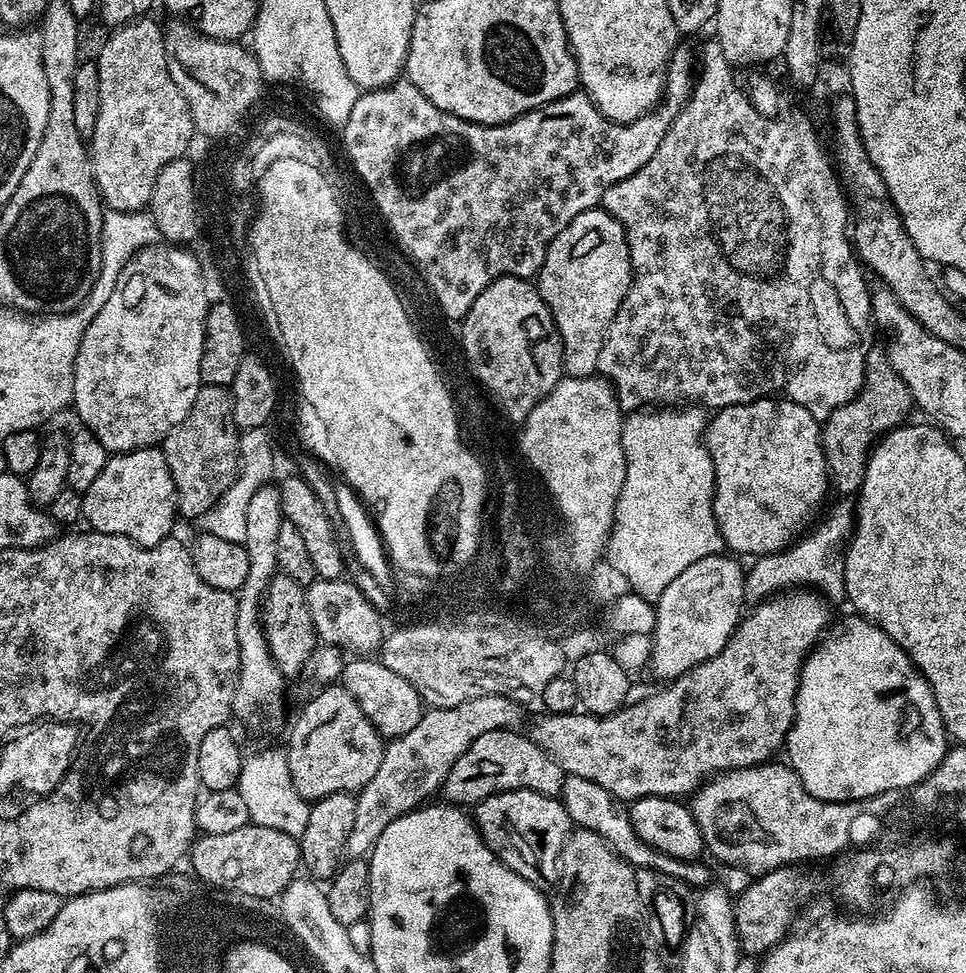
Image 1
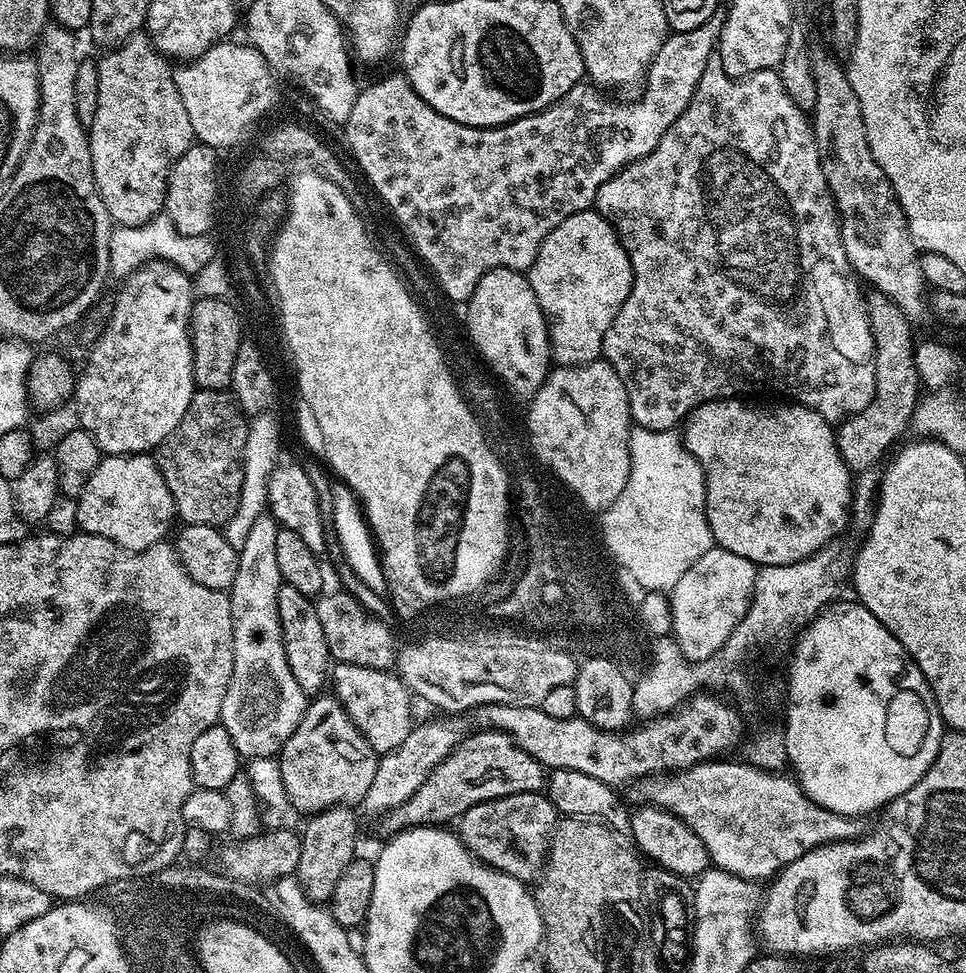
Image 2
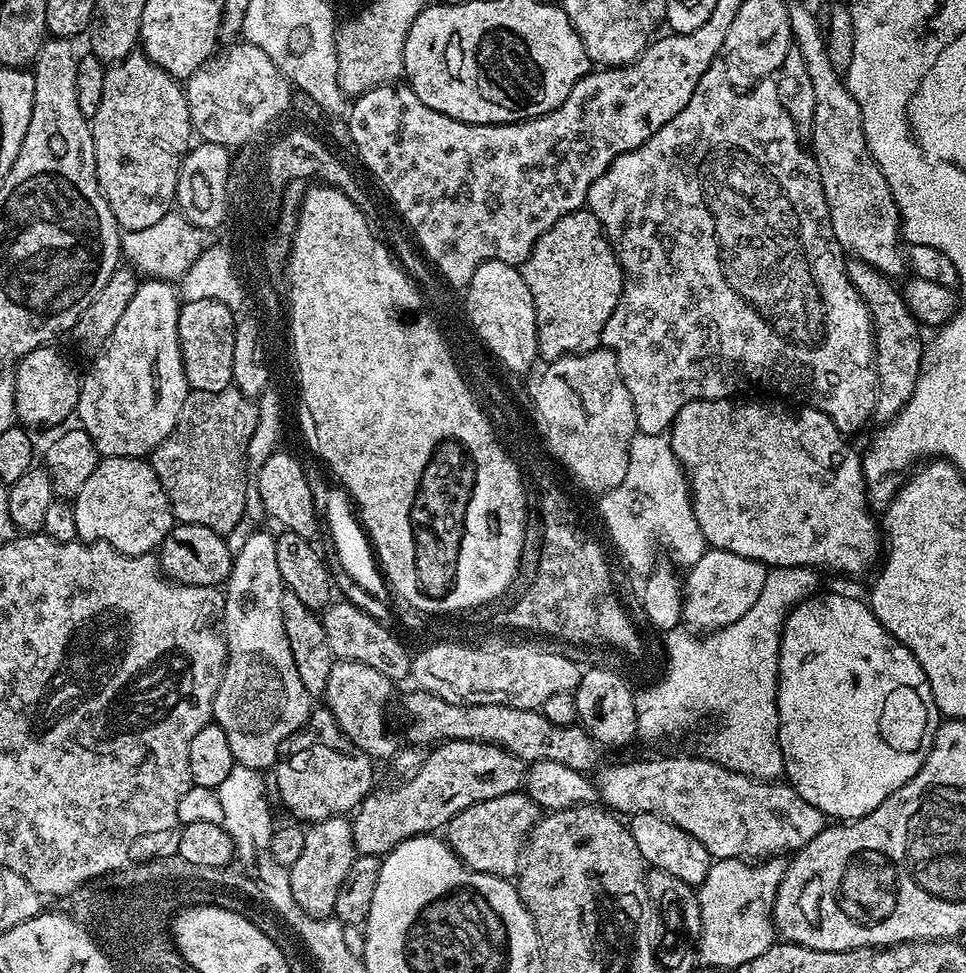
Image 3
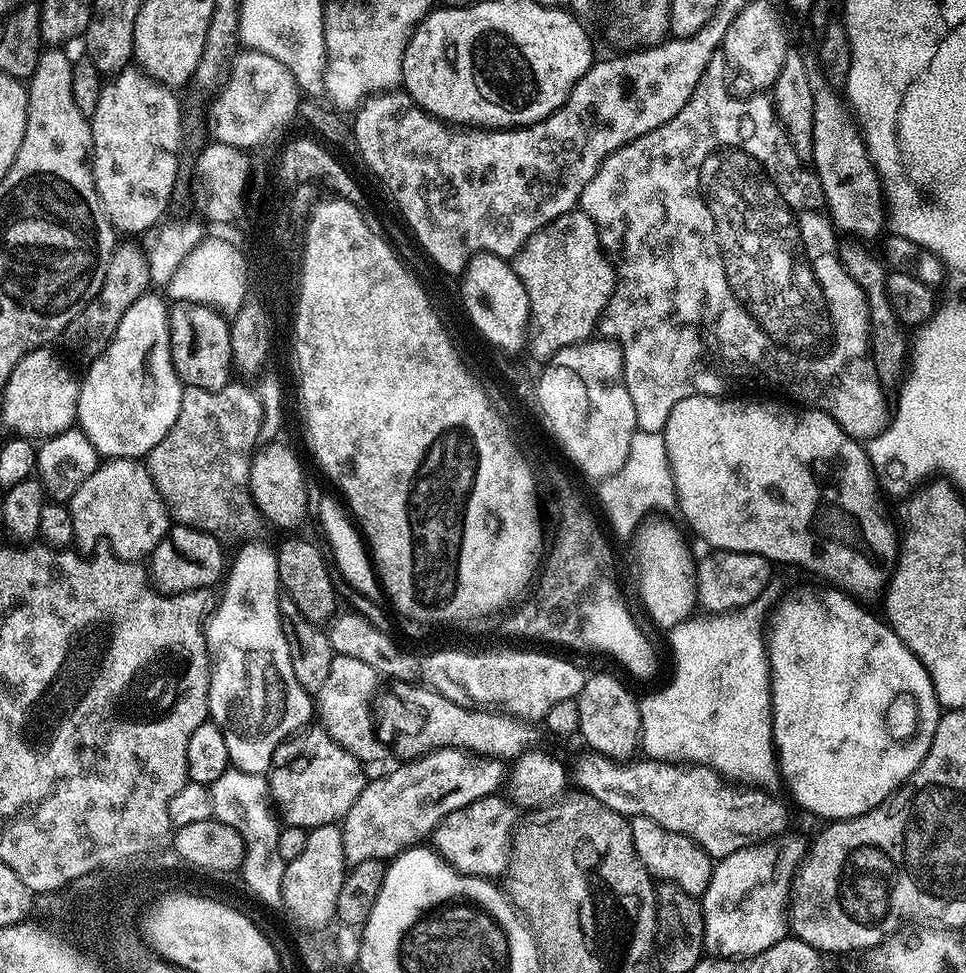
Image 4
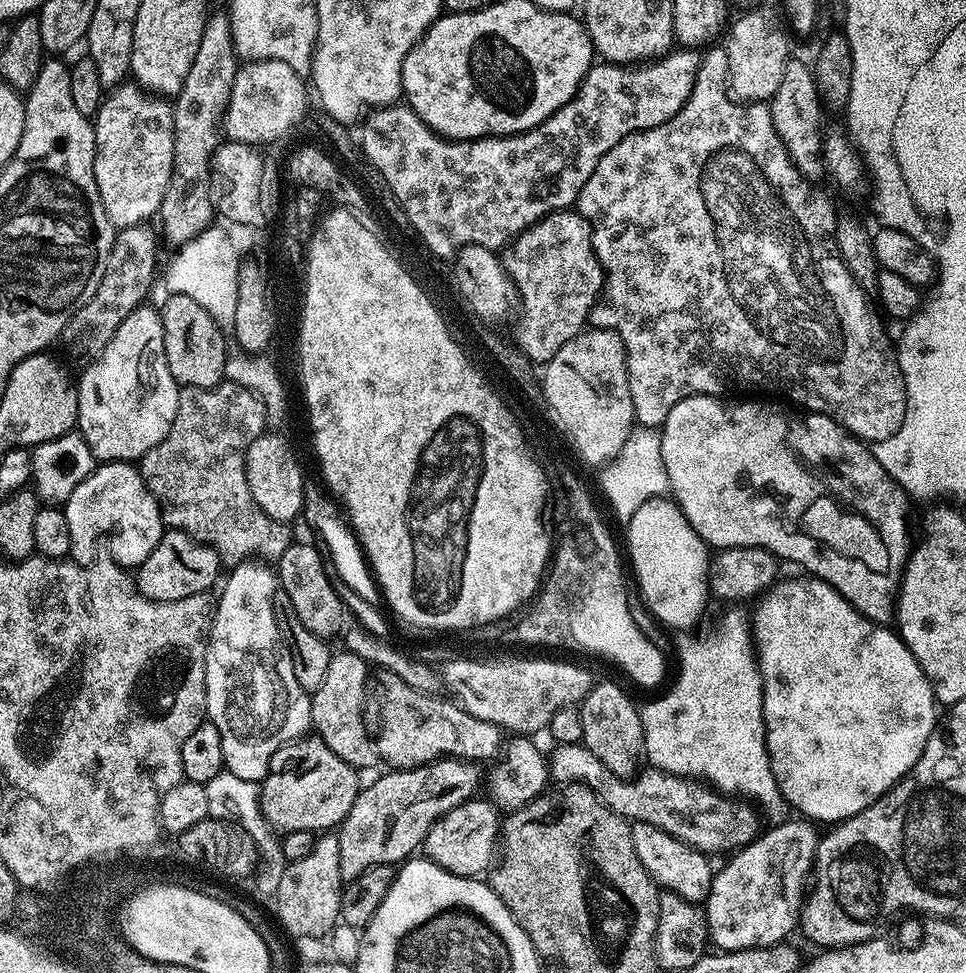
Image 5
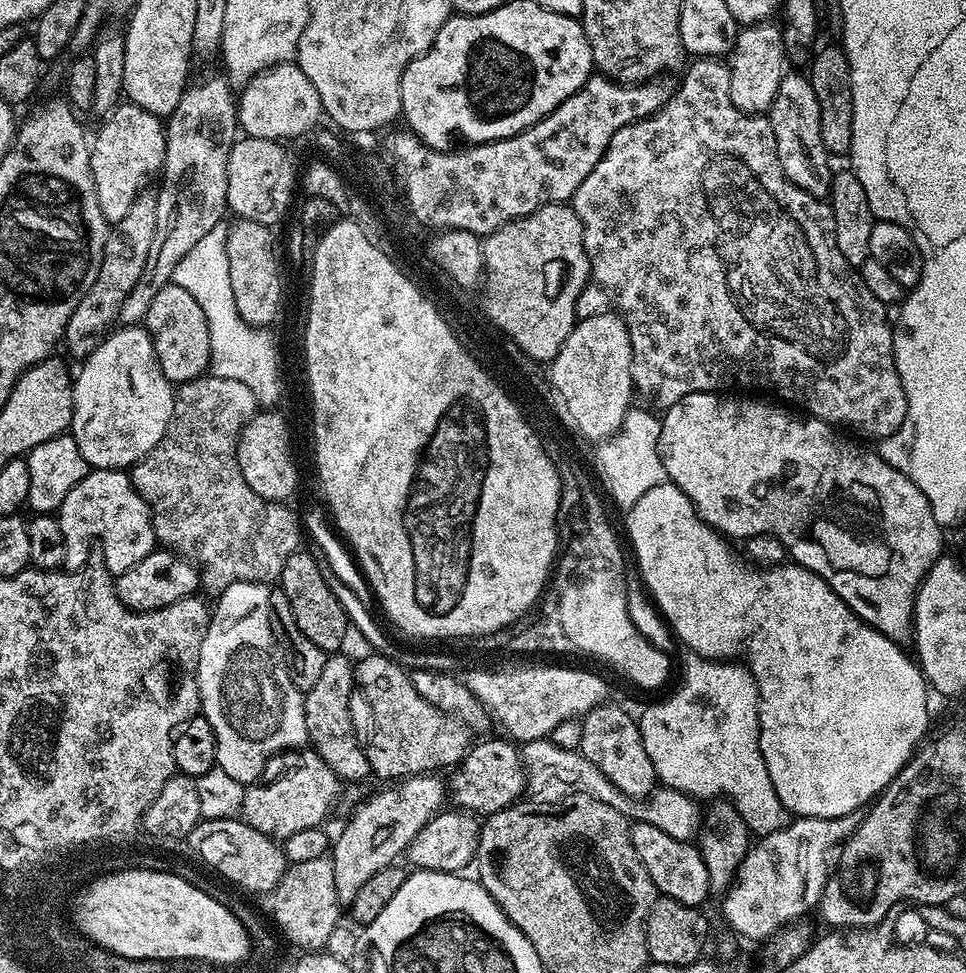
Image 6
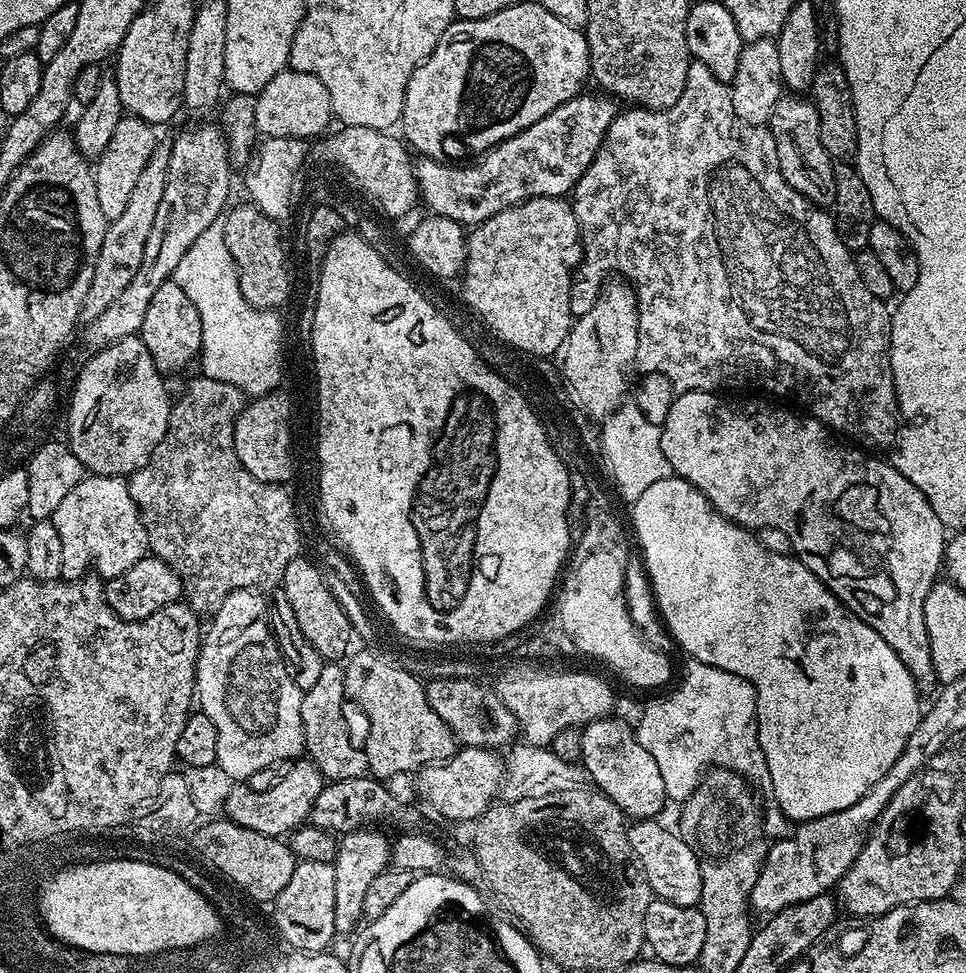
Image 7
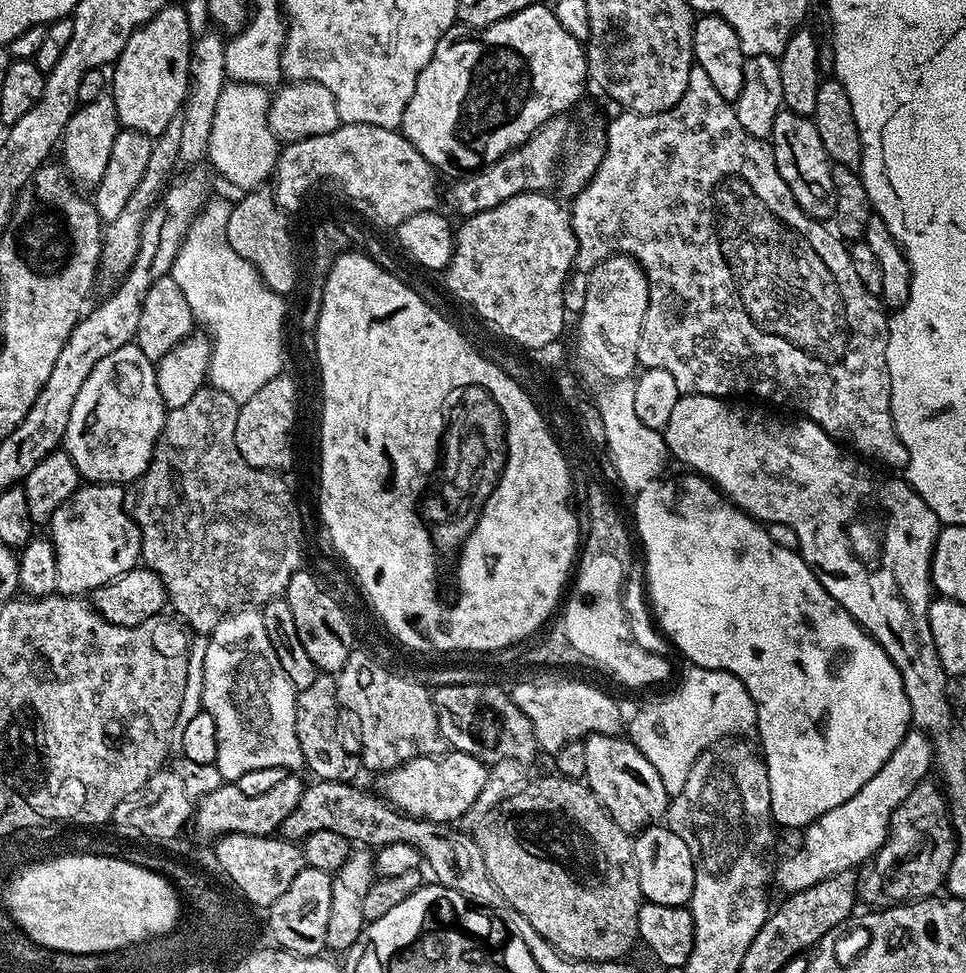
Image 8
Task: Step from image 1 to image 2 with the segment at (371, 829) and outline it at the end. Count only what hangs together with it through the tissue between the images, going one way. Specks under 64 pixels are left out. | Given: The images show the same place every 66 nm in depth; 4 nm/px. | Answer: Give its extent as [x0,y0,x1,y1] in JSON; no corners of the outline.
[362,719,466,818]

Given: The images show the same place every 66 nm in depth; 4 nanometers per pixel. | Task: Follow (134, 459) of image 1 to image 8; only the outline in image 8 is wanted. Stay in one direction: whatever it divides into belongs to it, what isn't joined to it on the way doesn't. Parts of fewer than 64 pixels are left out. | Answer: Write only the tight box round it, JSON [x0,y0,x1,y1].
[50,483,141,597]

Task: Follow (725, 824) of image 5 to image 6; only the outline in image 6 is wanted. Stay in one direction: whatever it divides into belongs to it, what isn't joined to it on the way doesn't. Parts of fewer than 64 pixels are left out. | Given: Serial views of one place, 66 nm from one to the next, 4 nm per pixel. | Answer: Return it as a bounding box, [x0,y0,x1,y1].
[520,738,702,841]

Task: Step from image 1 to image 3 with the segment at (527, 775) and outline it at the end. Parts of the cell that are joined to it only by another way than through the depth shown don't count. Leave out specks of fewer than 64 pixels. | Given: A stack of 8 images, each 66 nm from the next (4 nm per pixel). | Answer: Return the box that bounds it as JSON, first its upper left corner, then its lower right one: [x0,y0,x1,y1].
[351,740,525,858]

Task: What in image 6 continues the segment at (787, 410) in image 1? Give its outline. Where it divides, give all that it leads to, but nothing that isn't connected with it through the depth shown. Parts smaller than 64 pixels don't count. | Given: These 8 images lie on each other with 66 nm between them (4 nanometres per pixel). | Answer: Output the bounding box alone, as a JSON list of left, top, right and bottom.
[660,392,942,646]

